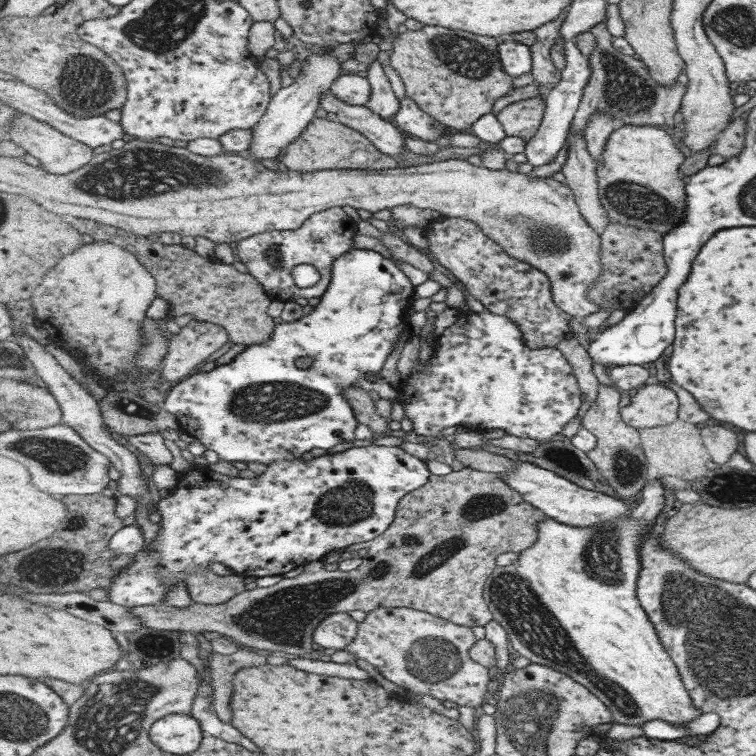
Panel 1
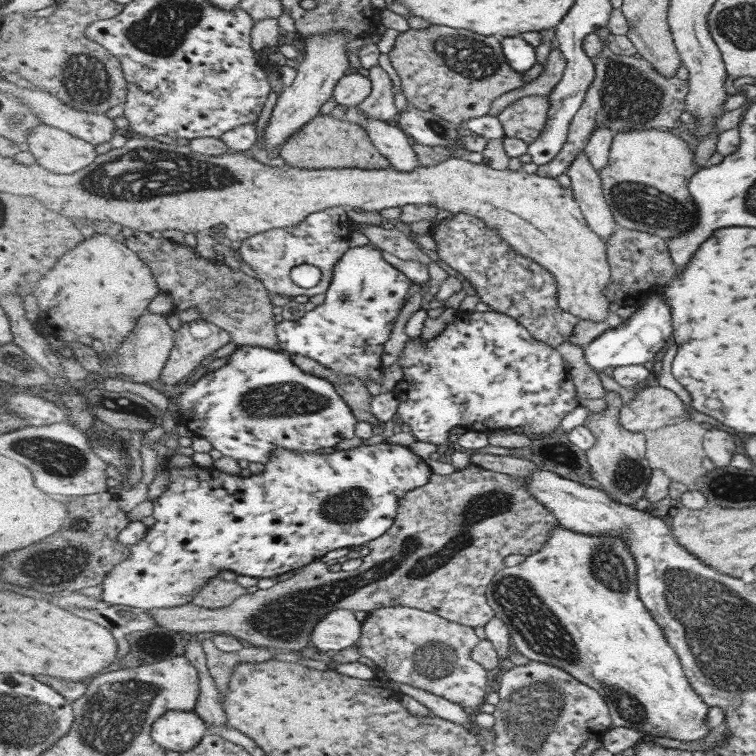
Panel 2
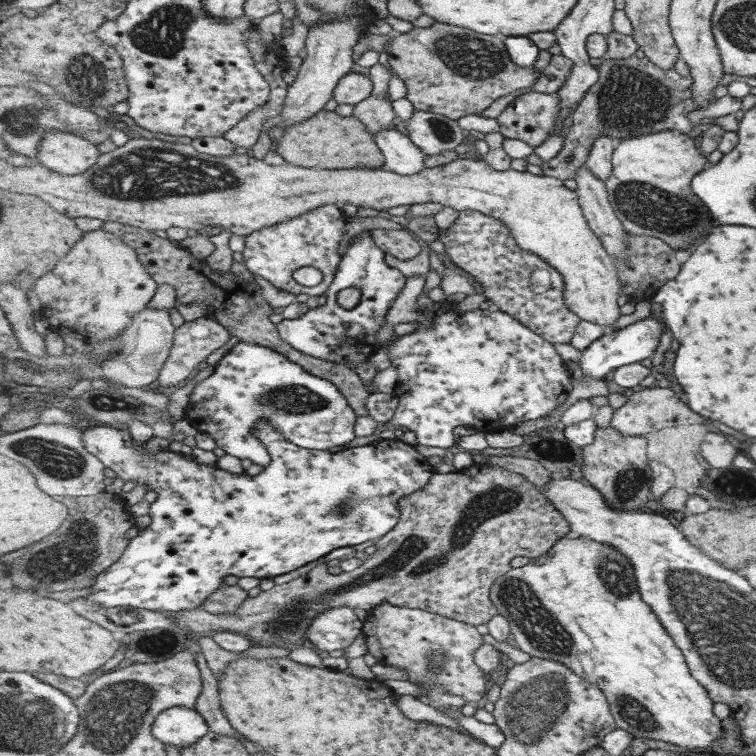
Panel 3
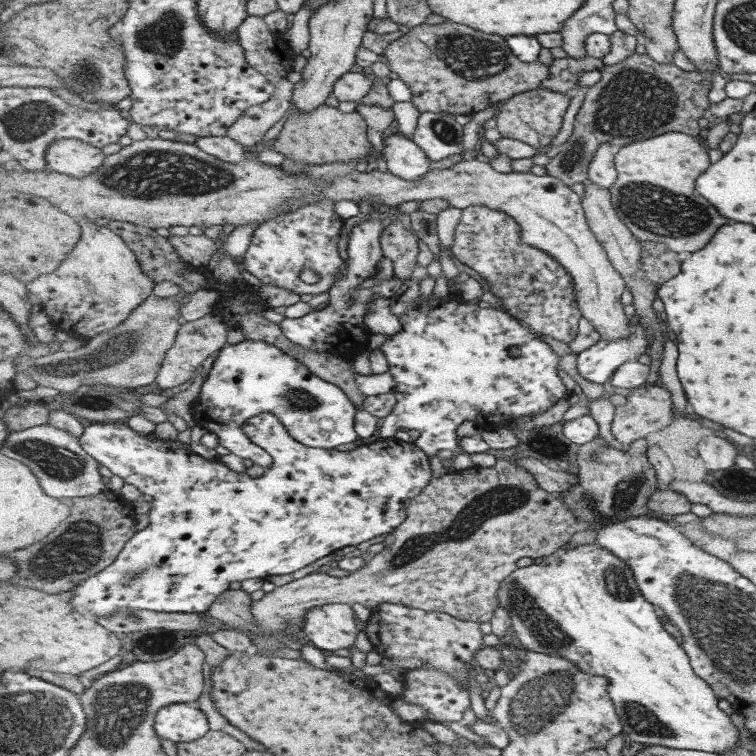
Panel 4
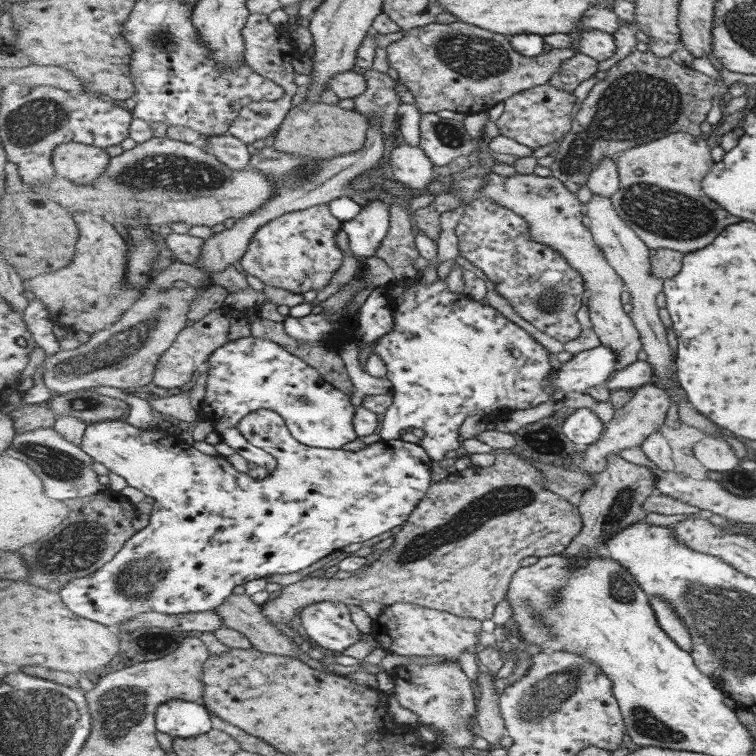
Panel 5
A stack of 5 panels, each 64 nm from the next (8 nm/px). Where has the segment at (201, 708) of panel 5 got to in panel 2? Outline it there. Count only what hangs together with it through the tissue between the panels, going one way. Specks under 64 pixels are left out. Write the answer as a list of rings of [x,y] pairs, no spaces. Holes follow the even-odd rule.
[[[170,710],[155,722],[153,740],[167,751],[189,752],[209,733],[208,725],[195,710]]]

